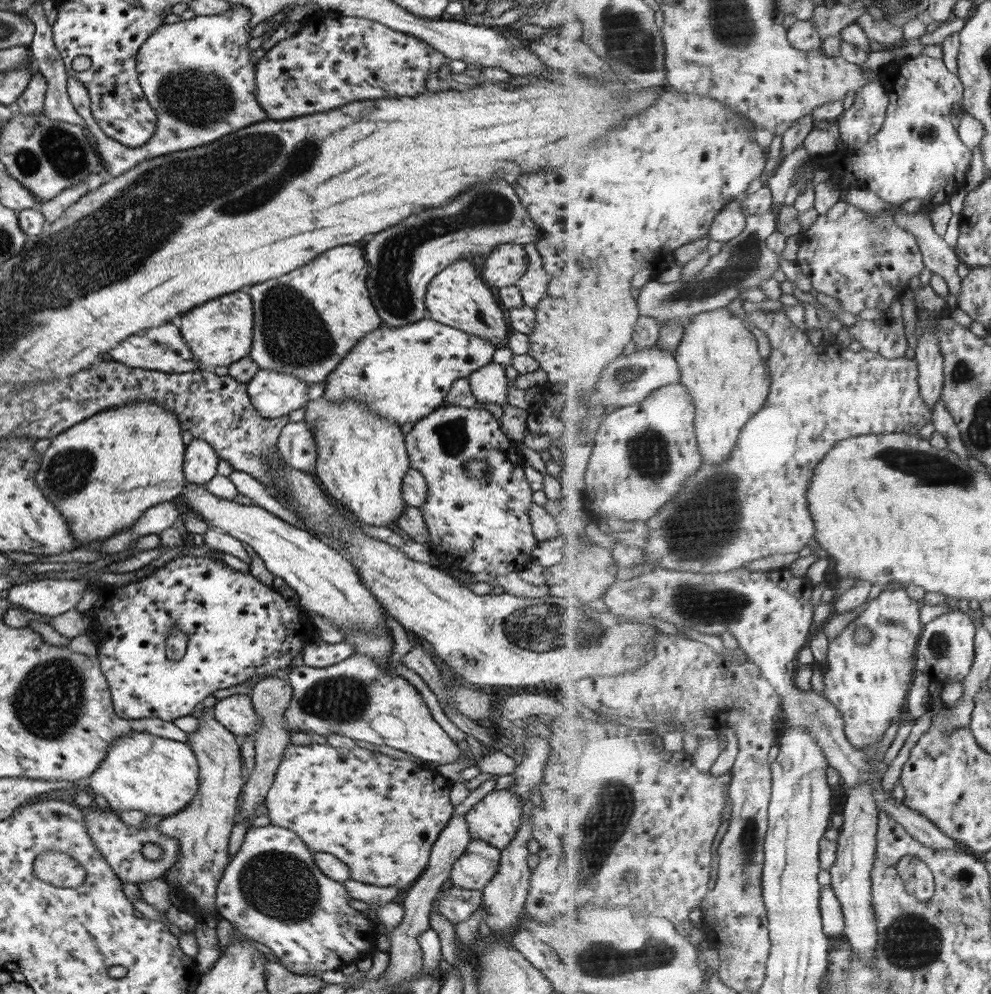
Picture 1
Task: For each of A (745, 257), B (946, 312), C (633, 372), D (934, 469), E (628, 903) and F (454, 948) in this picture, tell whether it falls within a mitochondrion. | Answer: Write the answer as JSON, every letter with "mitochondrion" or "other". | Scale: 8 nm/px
{"A":"mitochondrion","B":"other","C":"mitochondrion","D":"mitochondrion","E":"other","F":"other"}

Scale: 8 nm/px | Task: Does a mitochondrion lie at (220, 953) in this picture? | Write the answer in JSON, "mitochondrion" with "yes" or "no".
{"mitochondrion":"no"}

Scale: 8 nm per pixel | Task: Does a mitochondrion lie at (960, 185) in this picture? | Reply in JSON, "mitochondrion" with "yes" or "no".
{"mitochondrion":"no"}

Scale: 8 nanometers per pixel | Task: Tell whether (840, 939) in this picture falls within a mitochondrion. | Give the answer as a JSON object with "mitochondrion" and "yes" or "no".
{"mitochondrion":"no"}

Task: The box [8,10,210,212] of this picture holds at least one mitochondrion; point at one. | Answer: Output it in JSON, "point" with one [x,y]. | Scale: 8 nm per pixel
{"point":[66,155]}

